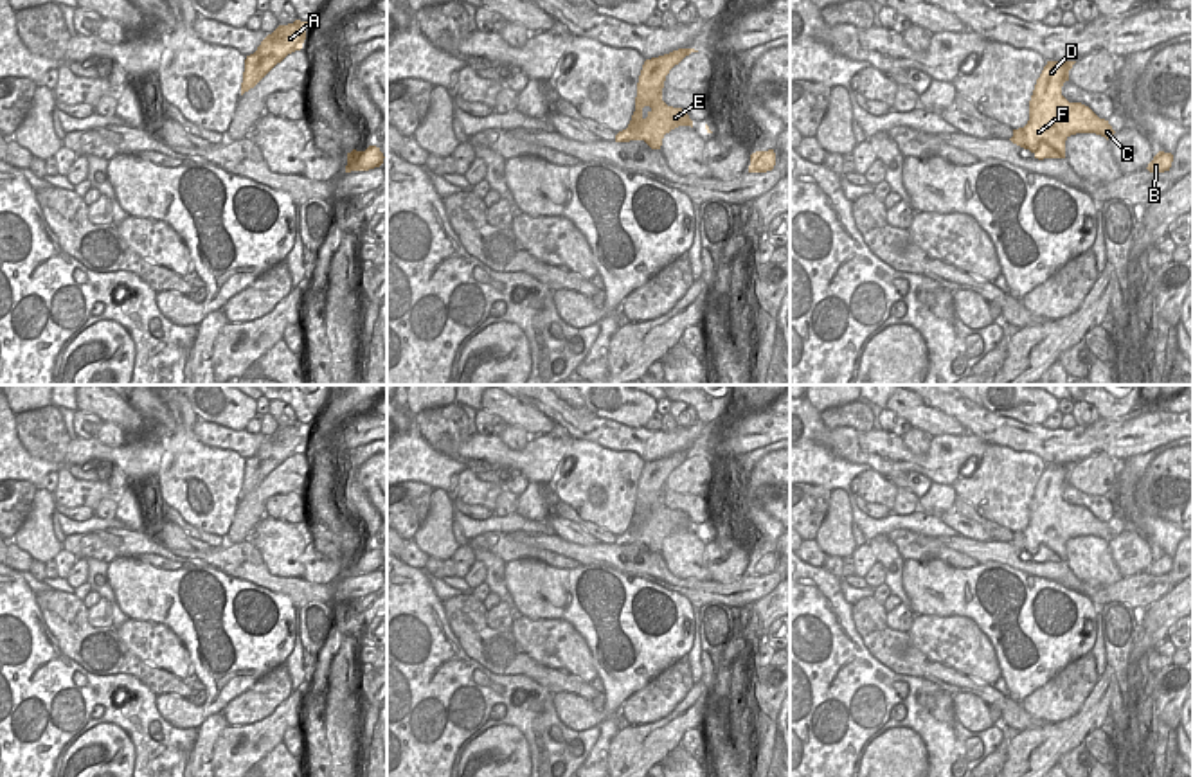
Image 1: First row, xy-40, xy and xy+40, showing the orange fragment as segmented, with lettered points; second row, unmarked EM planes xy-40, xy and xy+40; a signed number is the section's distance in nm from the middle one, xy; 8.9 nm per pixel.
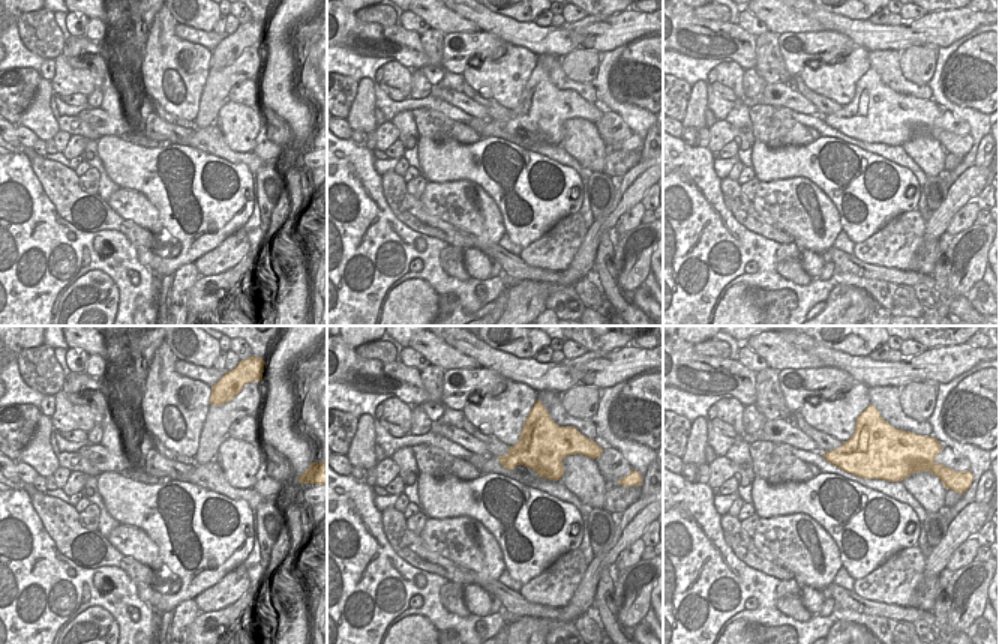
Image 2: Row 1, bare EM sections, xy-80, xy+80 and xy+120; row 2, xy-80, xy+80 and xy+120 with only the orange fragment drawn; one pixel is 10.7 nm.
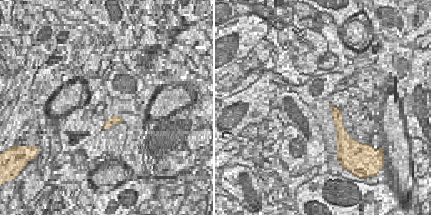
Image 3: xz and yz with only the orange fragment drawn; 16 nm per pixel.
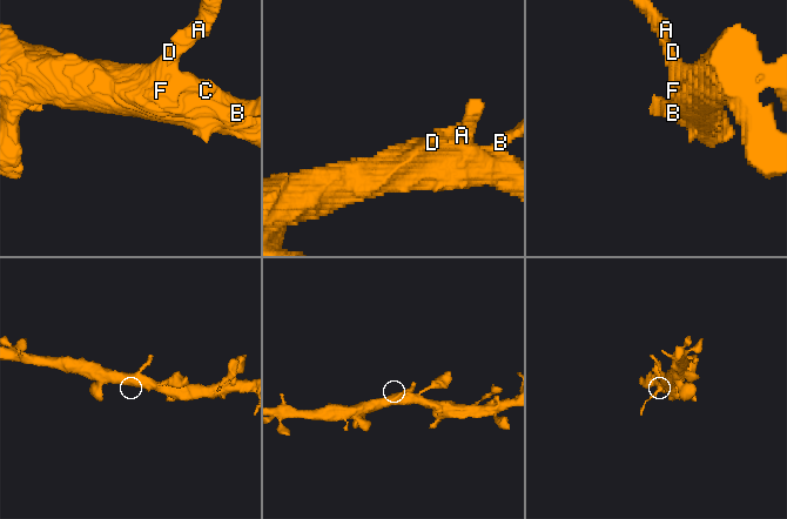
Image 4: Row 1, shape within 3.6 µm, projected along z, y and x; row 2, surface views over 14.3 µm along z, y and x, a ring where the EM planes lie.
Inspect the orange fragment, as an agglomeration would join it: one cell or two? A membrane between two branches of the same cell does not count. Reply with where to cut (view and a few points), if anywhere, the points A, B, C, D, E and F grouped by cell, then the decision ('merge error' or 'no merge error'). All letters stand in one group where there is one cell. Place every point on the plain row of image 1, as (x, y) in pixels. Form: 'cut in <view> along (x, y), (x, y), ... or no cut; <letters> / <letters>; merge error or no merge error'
no cut; A B C D E F; no merge error

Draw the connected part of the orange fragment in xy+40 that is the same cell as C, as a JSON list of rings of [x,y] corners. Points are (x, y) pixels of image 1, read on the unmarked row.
[[[1047,464],[1036,482],[1029,523],[1013,532],[1013,547],[1029,552],[1035,561],[1065,561],[1065,543],[1076,536],[1096,536],[1107,543],[1116,536],[1108,523],[1099,522],[1089,509],[1069,505],[1062,489],[1076,464]]]

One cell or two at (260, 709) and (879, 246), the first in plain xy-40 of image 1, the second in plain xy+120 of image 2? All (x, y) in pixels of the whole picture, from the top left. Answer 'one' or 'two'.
one

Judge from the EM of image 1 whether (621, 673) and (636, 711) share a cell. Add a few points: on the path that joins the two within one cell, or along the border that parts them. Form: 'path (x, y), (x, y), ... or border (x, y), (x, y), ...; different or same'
border (664, 669), (637, 689), (619, 711); different

